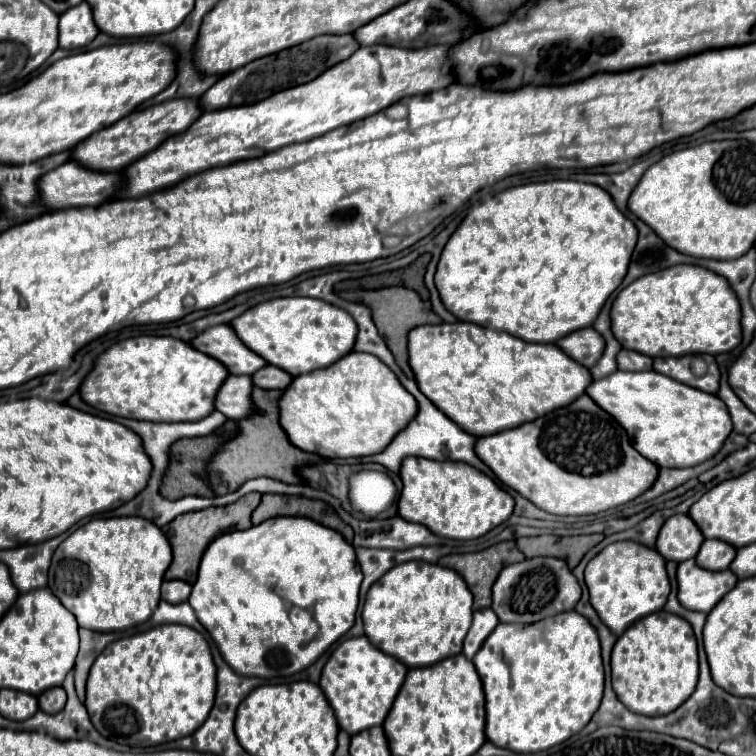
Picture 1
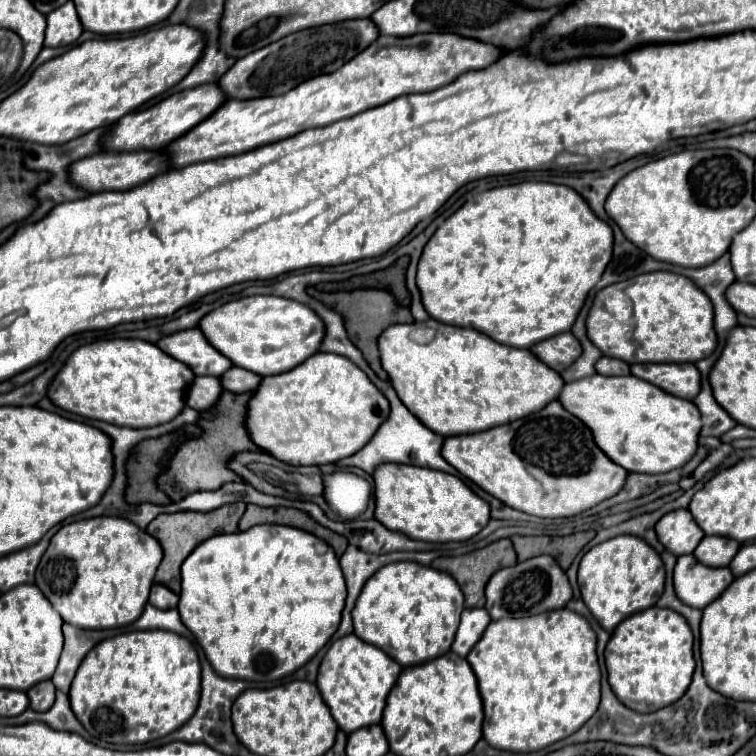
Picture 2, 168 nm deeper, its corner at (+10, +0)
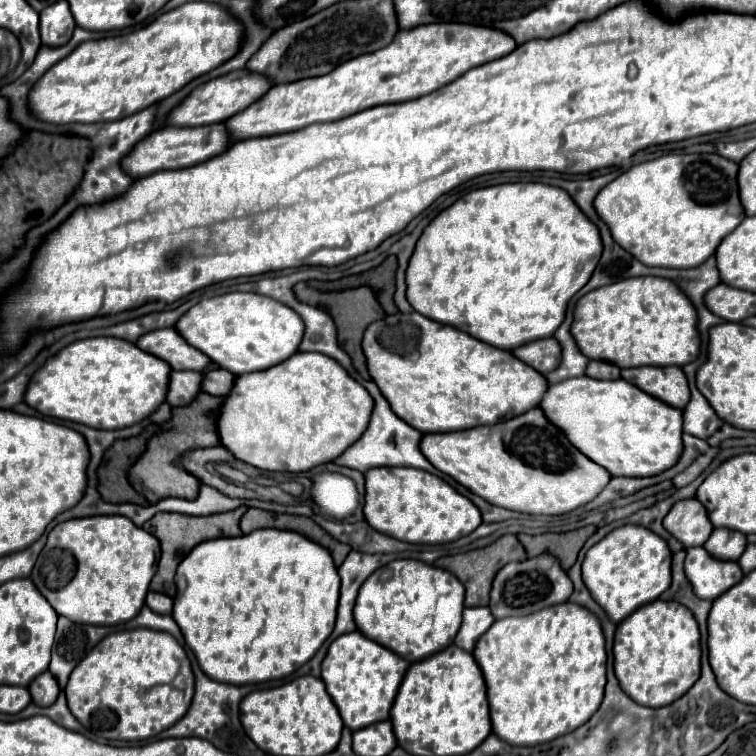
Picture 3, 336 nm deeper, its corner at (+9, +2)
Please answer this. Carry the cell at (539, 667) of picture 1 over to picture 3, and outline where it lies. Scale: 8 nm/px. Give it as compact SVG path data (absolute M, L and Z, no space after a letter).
M560 603L538 613L498 619L478 639L472 651L478 661L490 701L492 731L510 745L538 745L584 725L600 707L606 685L606 641L600 619L578 603Z

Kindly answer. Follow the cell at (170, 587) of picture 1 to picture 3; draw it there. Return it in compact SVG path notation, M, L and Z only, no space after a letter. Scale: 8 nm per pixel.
M150 591L146 595L146 605L154 611L154 613L170 613L172 611L172 599L164 593L154 593Z

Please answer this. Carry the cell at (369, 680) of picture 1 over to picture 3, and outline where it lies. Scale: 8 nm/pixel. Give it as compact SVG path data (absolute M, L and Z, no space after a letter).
M352 631L330 643L322 663L322 681L326 683L326 691L336 703L344 725L356 731L390 717L390 707L408 667L410 663L406 659L376 641L370 641L360 631Z

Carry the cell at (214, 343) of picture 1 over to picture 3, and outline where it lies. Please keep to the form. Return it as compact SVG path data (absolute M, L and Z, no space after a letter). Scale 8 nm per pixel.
M176 329L150 331L136 341L136 347L140 347L142 351L166 361L172 369L202 371L206 365L210 365L210 359L204 353L200 353L198 349L190 347L176 333Z

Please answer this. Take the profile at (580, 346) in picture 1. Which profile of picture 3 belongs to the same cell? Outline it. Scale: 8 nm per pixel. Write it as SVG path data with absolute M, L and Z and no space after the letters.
M554 337L526 343L518 349L514 349L512 353L514 353L514 357L524 361L532 369L536 369L538 373L550 373L560 363L560 345Z

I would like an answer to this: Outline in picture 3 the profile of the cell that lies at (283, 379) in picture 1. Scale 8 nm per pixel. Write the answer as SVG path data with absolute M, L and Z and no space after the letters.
M216 369L216 371L208 371L200 383L202 391L208 393L208 395L214 395L214 397L224 397L232 385L234 385L234 379L236 375L228 373L226 369Z

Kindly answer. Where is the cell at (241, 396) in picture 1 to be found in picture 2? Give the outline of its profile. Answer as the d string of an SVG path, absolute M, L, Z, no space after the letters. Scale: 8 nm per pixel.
M197 377L187 393L187 405L197 411L209 411L213 405L217 405L217 399L221 397L223 387L221 379L213 377Z

